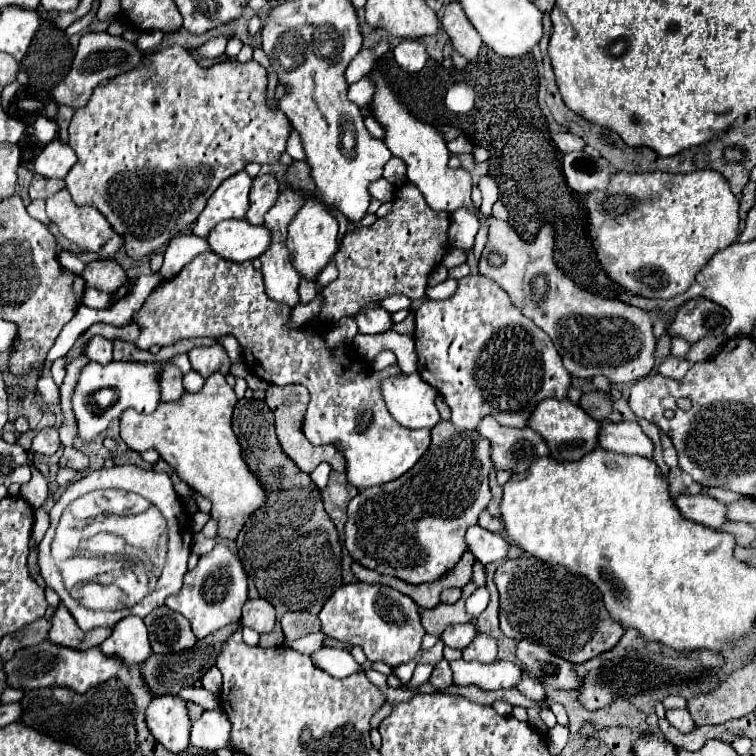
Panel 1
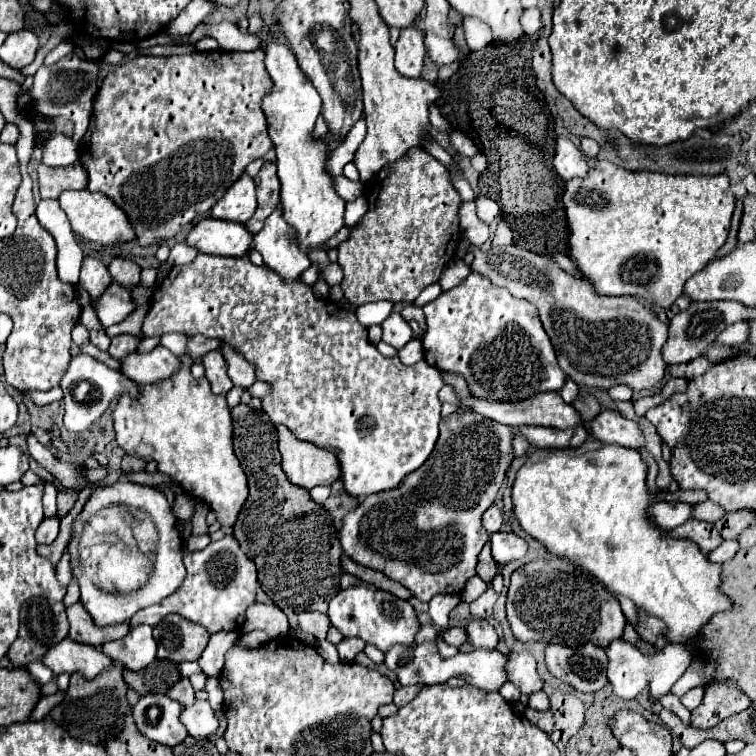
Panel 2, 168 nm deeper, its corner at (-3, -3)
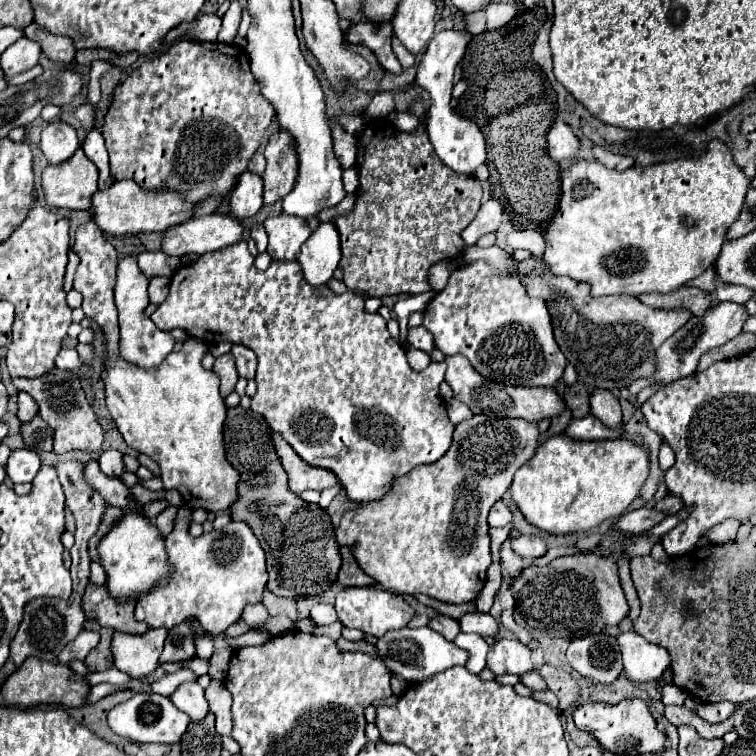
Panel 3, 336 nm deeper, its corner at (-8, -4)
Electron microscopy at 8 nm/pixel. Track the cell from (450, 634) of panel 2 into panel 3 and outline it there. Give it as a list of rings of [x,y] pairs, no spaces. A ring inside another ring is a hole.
[[[435,616],[429,620],[429,628],[433,628],[435,632],[439,632],[441,636],[445,636],[447,640],[455,640],[455,636],[459,634],[459,622],[449,618],[449,616]]]

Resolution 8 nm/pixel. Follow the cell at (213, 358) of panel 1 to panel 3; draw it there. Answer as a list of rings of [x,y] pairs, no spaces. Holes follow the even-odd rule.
[[[225,354],[215,358],[213,370],[219,374],[221,378],[221,396],[229,396],[235,390],[237,384],[237,368],[235,368],[235,358],[233,354]]]

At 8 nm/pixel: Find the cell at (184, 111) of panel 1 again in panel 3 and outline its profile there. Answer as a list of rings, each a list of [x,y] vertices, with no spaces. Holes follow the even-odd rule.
[[[173,42],[163,54],[143,62],[125,82],[115,88],[115,100],[105,116],[103,138],[109,150],[115,180],[131,178],[145,188],[169,188],[201,202],[225,196],[235,178],[247,170],[247,162],[267,136],[275,110],[269,108],[257,80],[251,76],[243,48],[223,42]]]

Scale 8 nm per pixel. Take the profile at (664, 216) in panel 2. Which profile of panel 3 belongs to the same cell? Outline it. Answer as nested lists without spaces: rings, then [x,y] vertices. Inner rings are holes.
[[[711,140],[707,144],[707,152],[697,158],[681,158],[673,162],[661,162],[655,166],[635,166],[625,172],[609,170],[599,160],[583,160],[577,158],[563,174],[561,174],[561,198],[559,198],[559,212],[549,222],[543,238],[545,238],[545,252],[541,256],[543,264],[551,270],[551,274],[567,274],[573,280],[591,284],[591,296],[613,296],[613,294],[643,294],[643,292],[659,292],[669,294],[677,288],[681,288],[687,280],[703,274],[719,256],[719,250],[725,242],[727,228],[737,220],[745,194],[751,188],[751,178],[745,176],[745,172],[735,164],[731,150],[721,140]]]

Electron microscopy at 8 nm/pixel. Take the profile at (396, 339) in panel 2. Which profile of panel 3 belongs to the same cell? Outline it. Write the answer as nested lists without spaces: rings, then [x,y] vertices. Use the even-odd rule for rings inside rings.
[[[423,326],[409,328],[409,344],[419,348],[419,350],[425,350],[427,354],[431,354],[437,348],[437,344],[433,340],[433,334],[427,328],[423,328]]]

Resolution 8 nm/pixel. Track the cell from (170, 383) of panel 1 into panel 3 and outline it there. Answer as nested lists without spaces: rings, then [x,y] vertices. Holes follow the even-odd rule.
[[[125,256],[117,264],[117,284],[115,284],[115,304],[119,312],[119,326],[121,326],[121,358],[127,362],[137,364],[141,368],[151,368],[161,364],[169,352],[175,348],[175,338],[169,332],[159,330],[151,318],[145,316],[145,308],[149,306],[147,298],[149,278],[139,270],[135,256]]]

